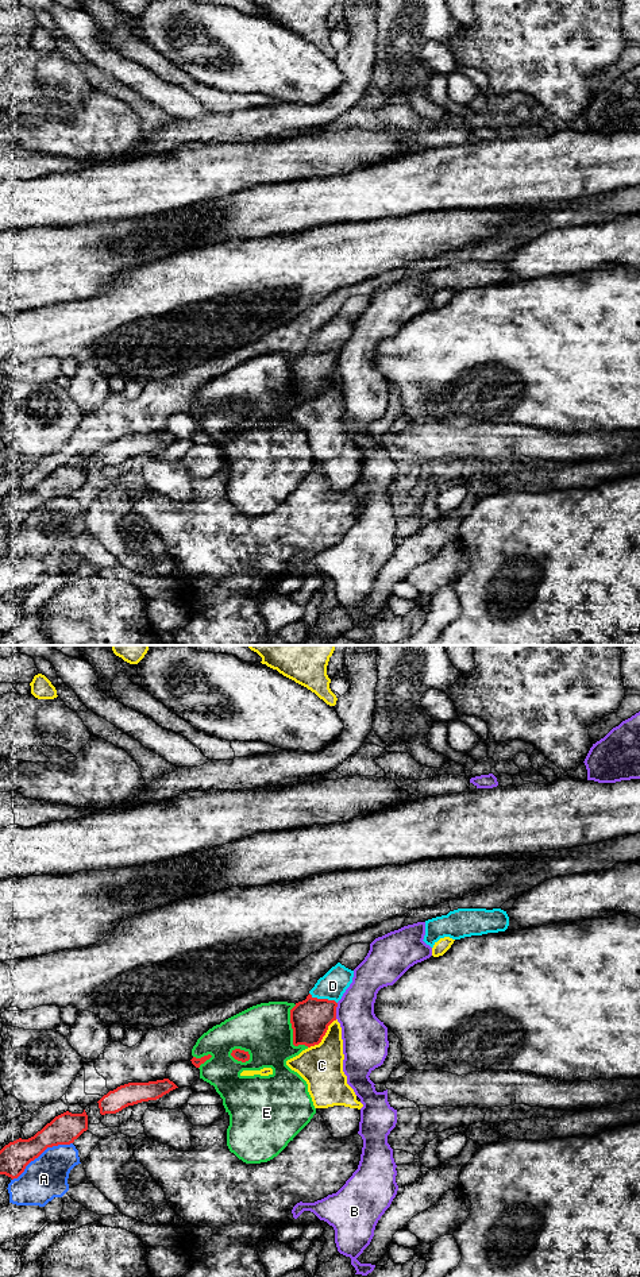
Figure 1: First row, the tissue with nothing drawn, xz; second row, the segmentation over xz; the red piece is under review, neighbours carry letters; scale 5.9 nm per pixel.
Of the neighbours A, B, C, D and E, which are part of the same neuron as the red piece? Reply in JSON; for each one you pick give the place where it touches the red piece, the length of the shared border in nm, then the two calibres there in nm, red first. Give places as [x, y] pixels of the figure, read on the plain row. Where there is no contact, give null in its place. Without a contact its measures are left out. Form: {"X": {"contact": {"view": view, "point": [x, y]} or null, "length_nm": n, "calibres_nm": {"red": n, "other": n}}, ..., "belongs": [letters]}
{"D": {"contact": {"view": "xz", "point": [323, 351]}, "length_nm": 180, "calibres_nm": {"red": 220, "other": 160}}, "belongs": ["D"]}

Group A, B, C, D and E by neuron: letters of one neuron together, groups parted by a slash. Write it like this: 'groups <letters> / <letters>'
groups A / B / C / D / E

